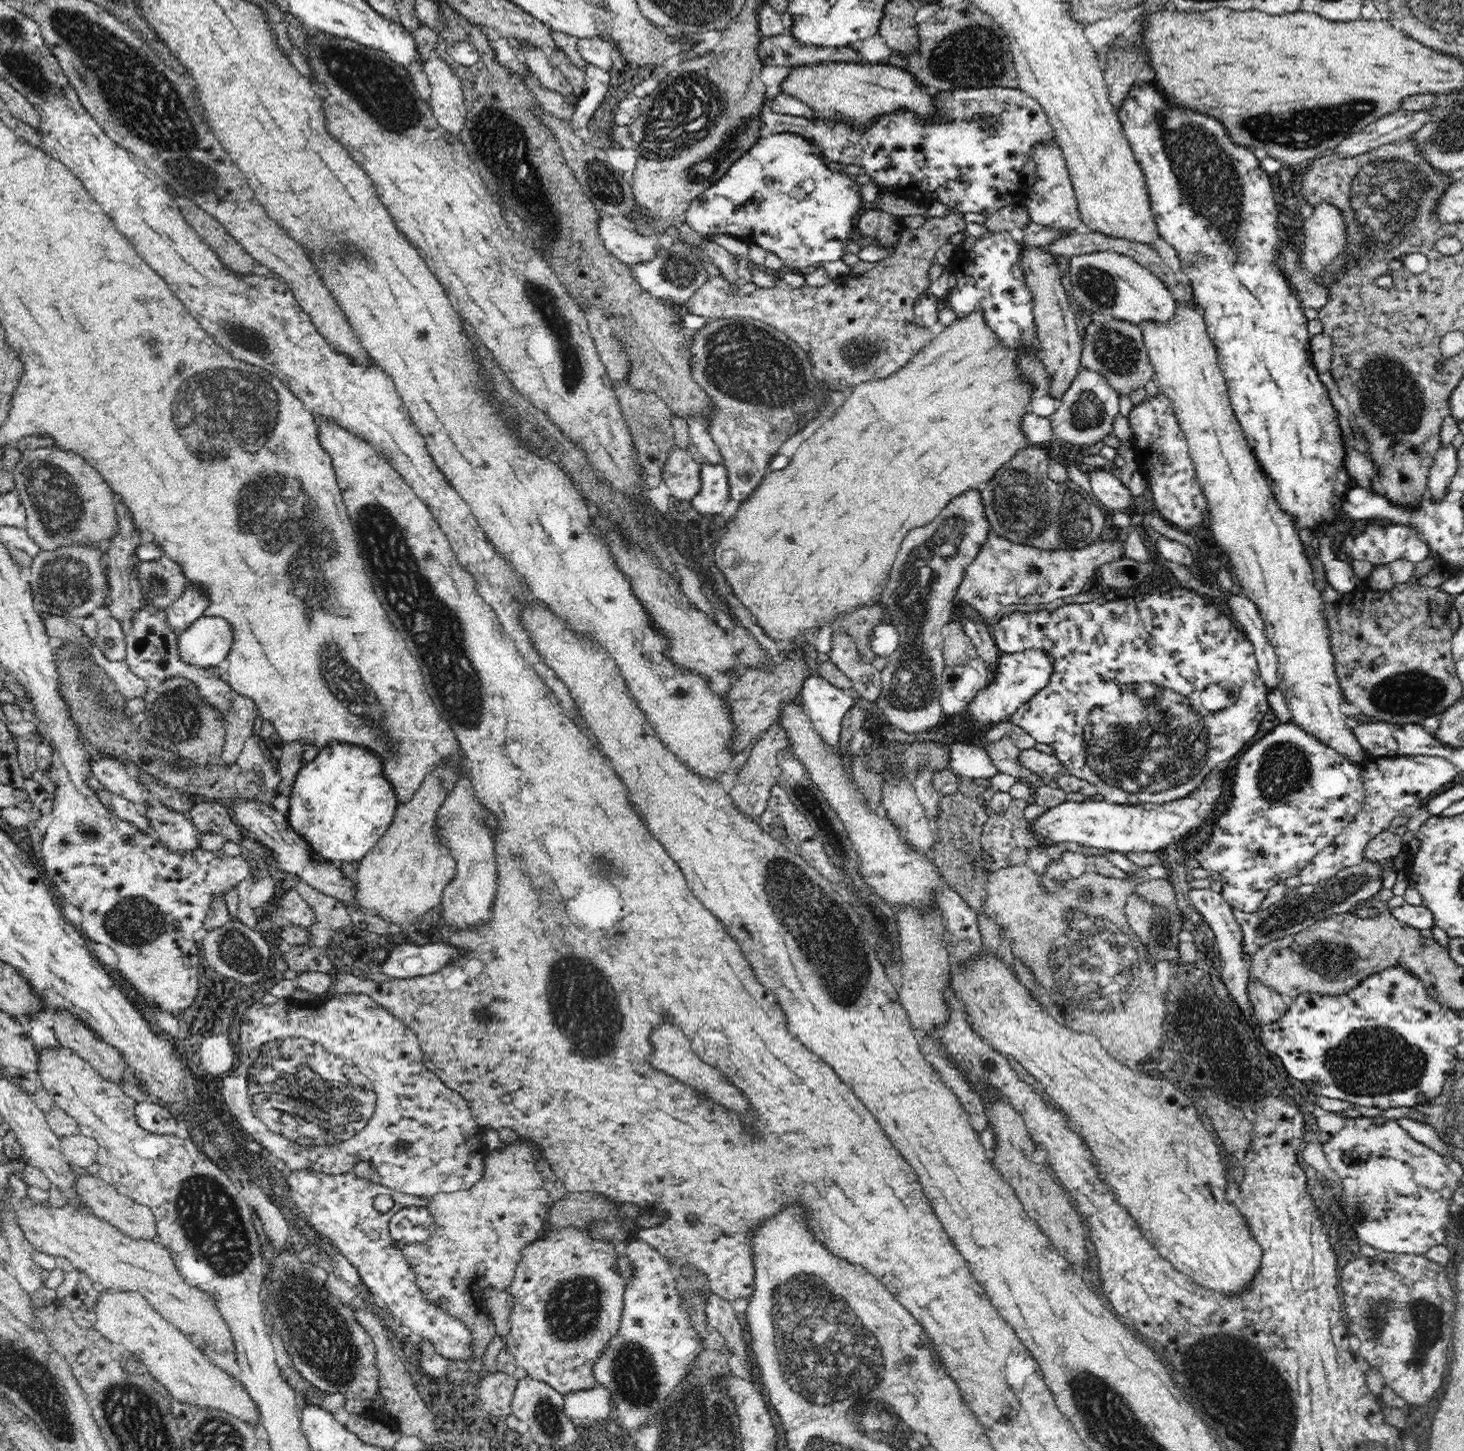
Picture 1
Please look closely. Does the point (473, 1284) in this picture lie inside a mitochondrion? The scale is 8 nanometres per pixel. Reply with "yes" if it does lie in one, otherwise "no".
no

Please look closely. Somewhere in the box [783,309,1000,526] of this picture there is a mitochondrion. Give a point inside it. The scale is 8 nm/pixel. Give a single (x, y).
(867, 353)

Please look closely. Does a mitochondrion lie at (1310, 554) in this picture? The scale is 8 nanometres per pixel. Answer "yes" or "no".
no

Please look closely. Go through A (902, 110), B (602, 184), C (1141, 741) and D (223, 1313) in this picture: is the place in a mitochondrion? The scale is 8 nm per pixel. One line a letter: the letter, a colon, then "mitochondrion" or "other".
A: other
B: mitochondrion
C: mitochondrion
D: other

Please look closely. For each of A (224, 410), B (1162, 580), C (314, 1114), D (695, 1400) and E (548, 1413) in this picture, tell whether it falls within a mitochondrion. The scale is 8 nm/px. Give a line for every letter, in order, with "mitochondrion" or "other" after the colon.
A: mitochondrion
B: other
C: mitochondrion
D: other
E: mitochondrion

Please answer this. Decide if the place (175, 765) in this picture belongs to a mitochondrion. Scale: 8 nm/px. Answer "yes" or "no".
yes

